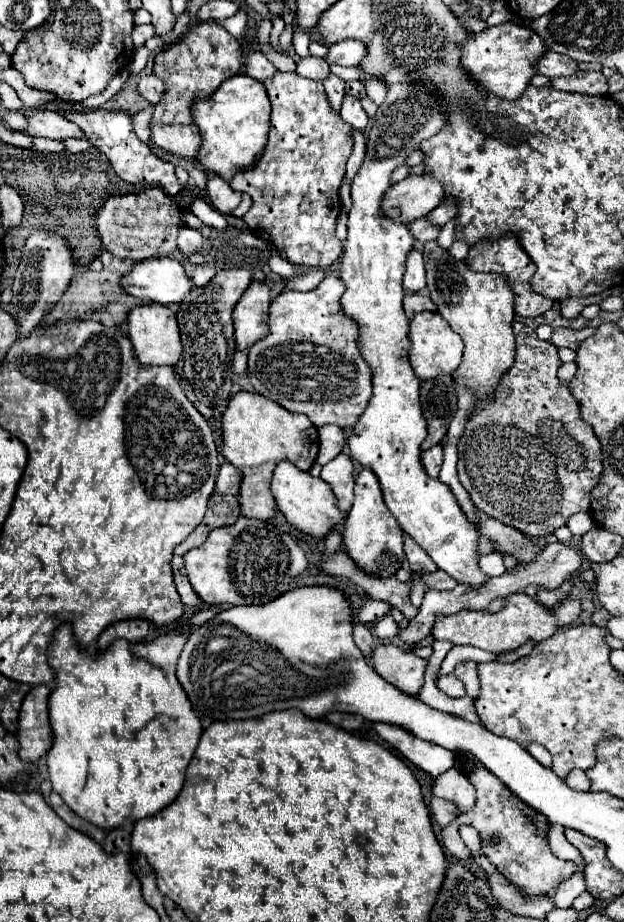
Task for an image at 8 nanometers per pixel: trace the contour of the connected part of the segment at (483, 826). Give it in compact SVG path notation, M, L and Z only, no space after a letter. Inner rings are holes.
M463 755L459 759L463 761L463 765L467 769L467 777L471 779L471 783L477 791L477 801L475 801L473 809L459 815L451 825L445 827L445 831L441 831L445 851L449 855L453 855L455 859L467 859L469 849L465 847L463 839L459 837L459 827L473 825L481 835L483 853L487 855L487 859L495 865L495 869L501 875L505 875L525 897L543 897L543 895L551 897L555 893L557 885L565 879L569 879L577 871L577 865L569 863L569 861L561 861L551 853L549 843L547 843L547 829L549 829L547 819L541 813L537 813L535 809L531 809L529 805L525 805L521 799L517 799L503 785L503 781L499 781L483 765L479 765L477 761L473 761L469 757L463 757Z

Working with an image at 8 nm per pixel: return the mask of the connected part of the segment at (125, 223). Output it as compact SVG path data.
M159 185L139 193L113 195L95 215L95 227L103 247L113 257L143 261L145 257L171 255L171 197Z

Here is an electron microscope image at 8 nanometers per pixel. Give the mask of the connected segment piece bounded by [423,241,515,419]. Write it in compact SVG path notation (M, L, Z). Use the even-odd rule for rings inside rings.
M437 241L425 243L425 269L427 269L427 289L441 317L451 325L451 329L461 335L465 343L463 363L455 369L455 385L463 385L473 393L475 405L467 413L471 419L477 407L495 395L495 389L503 373L515 361L515 337L513 337L513 291L507 281L495 273L473 273L463 261L455 261L447 249L441 249Z

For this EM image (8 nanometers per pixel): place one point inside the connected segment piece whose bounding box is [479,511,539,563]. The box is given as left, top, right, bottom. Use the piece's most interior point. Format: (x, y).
(522, 547)

